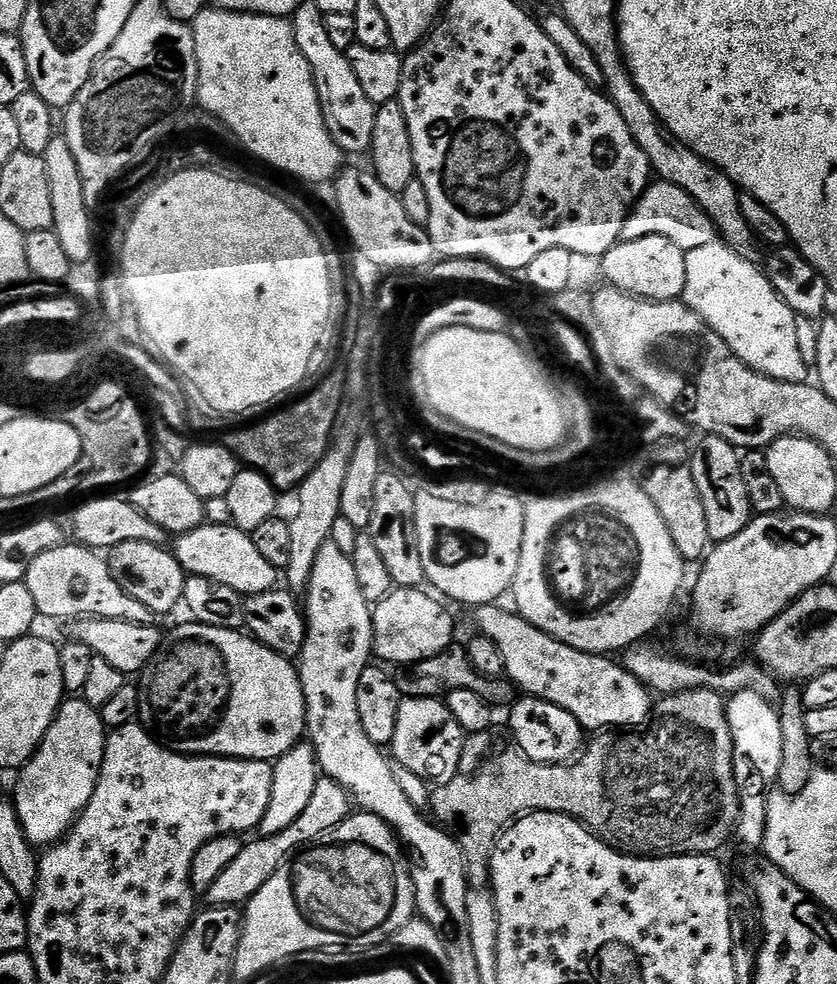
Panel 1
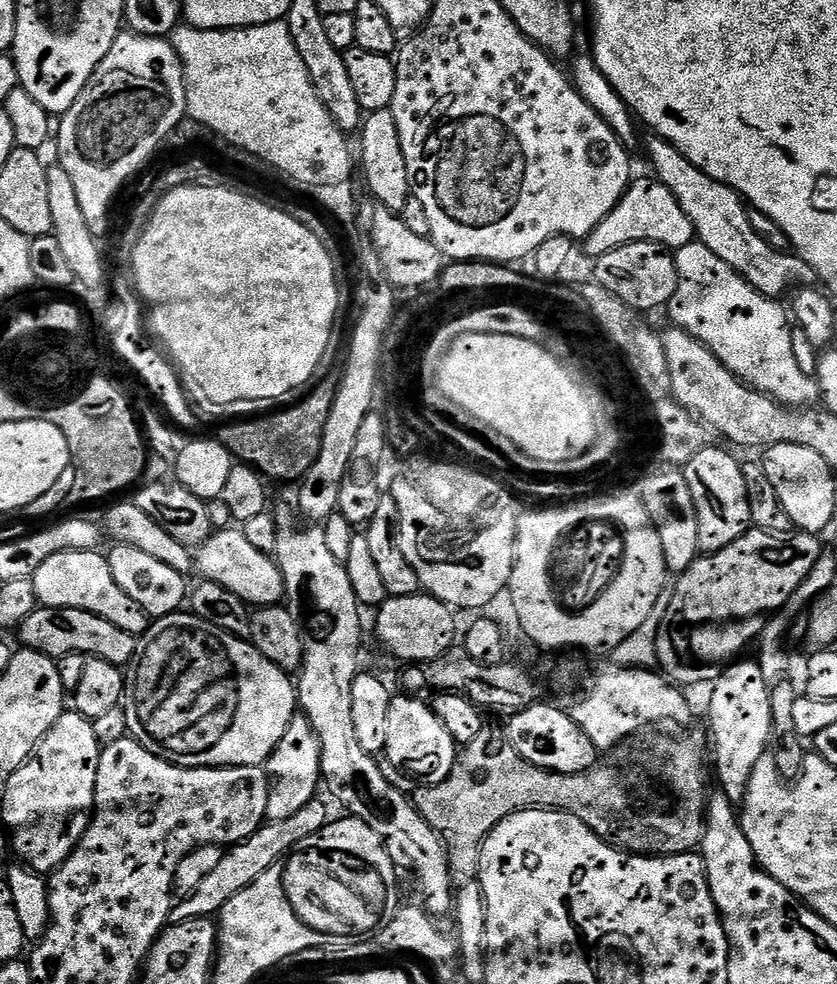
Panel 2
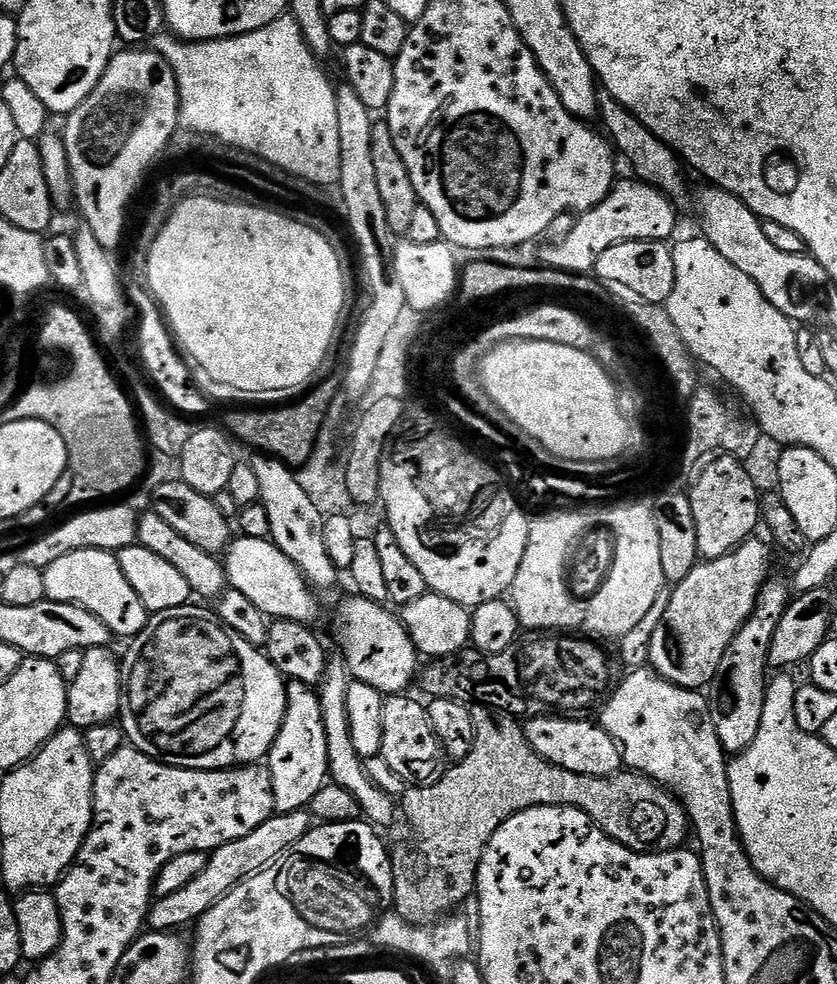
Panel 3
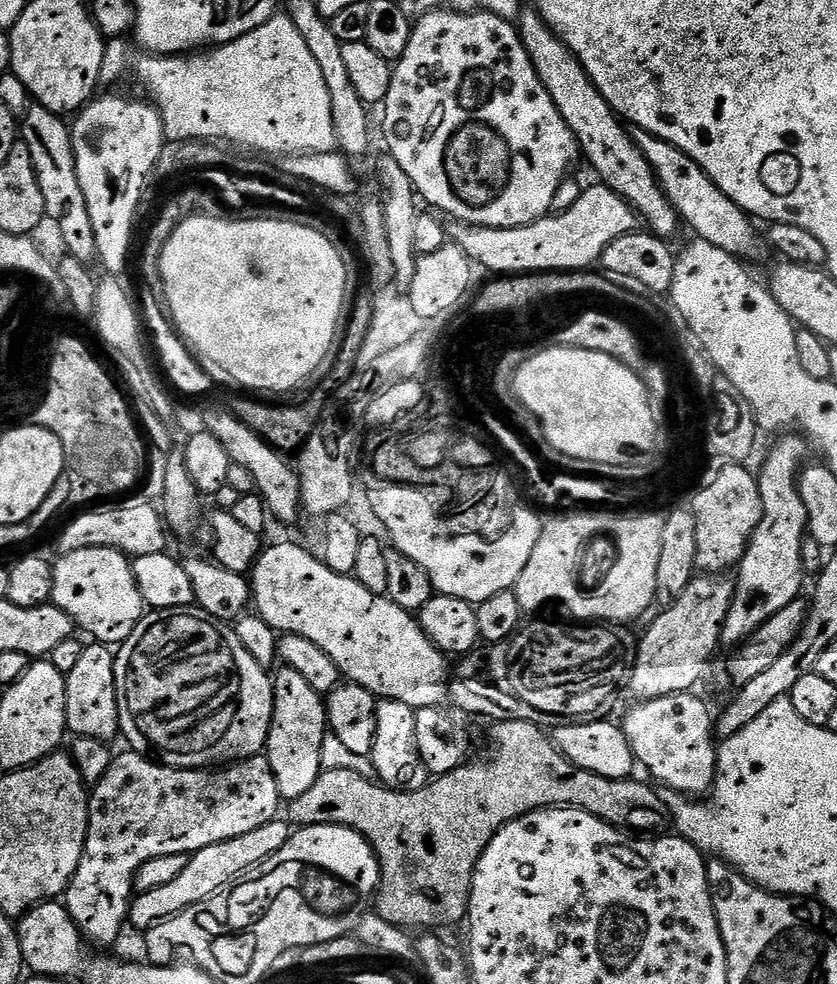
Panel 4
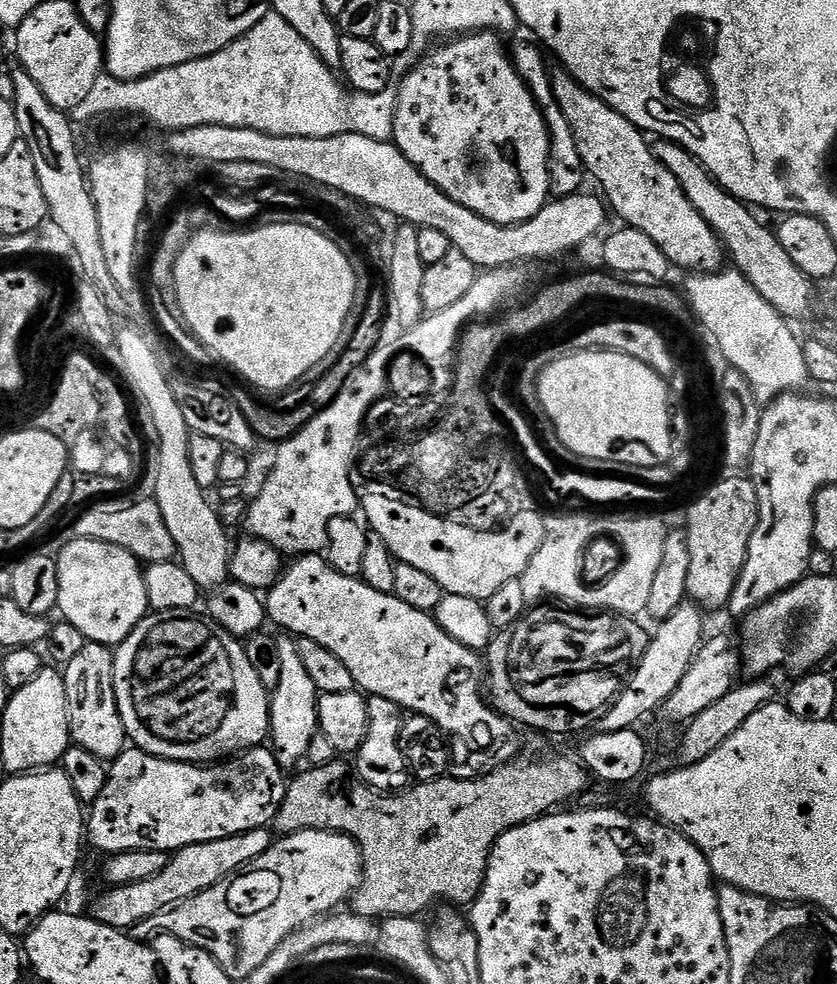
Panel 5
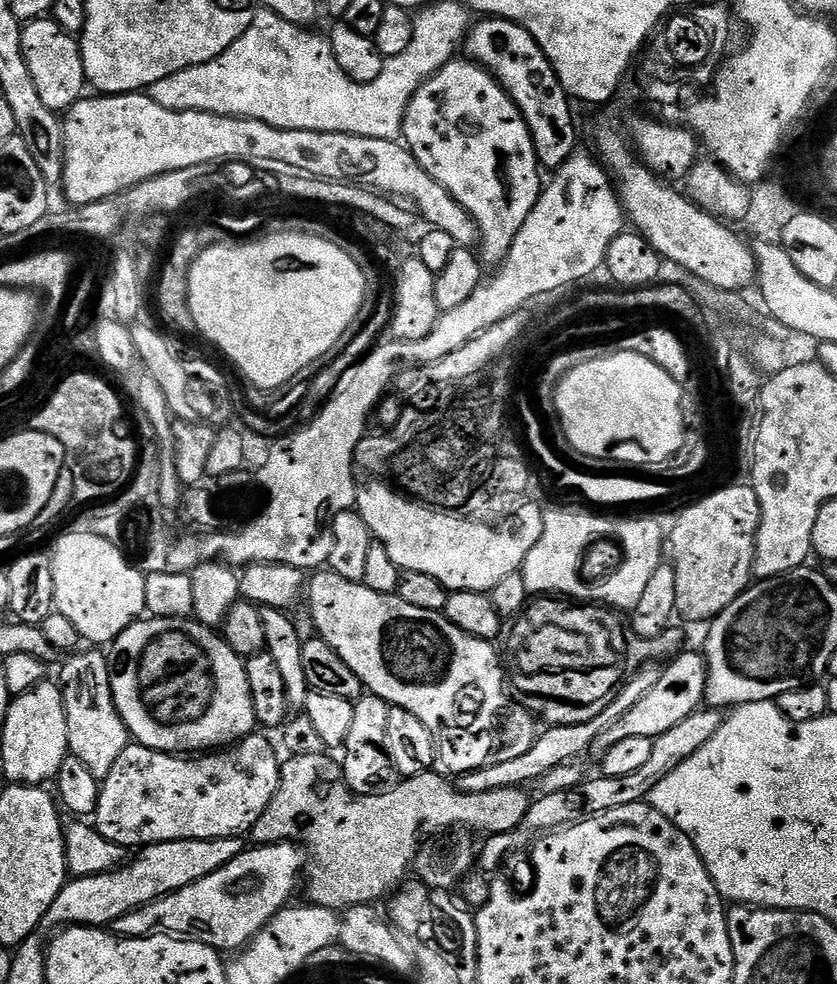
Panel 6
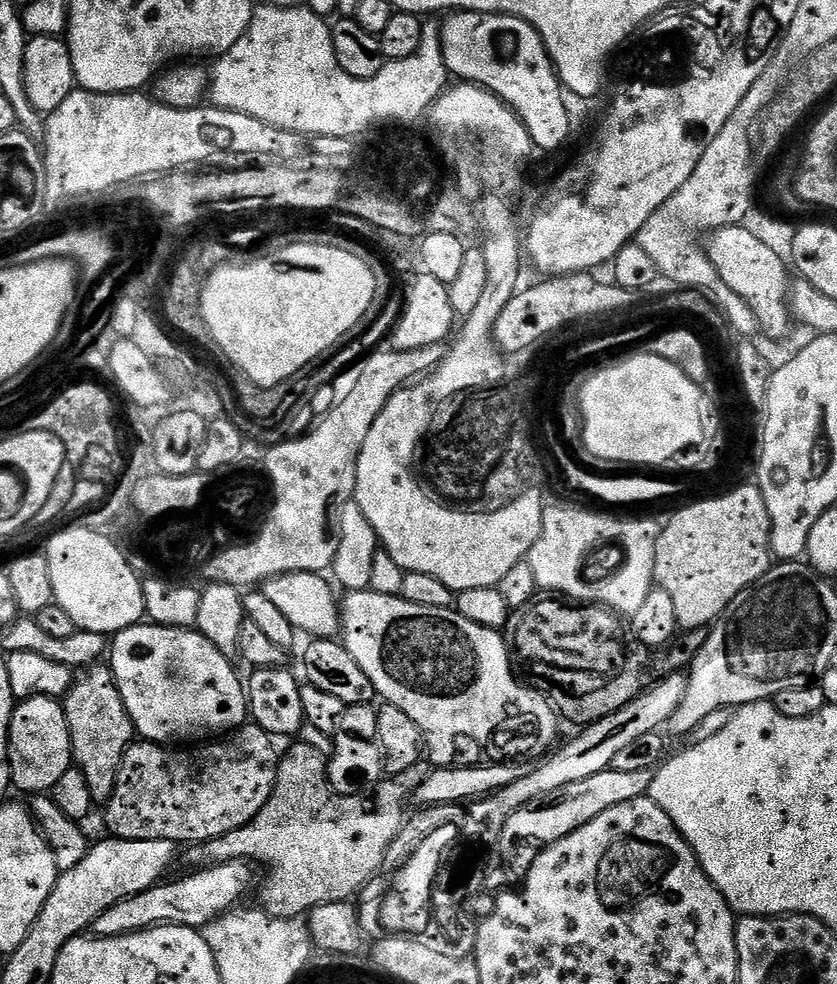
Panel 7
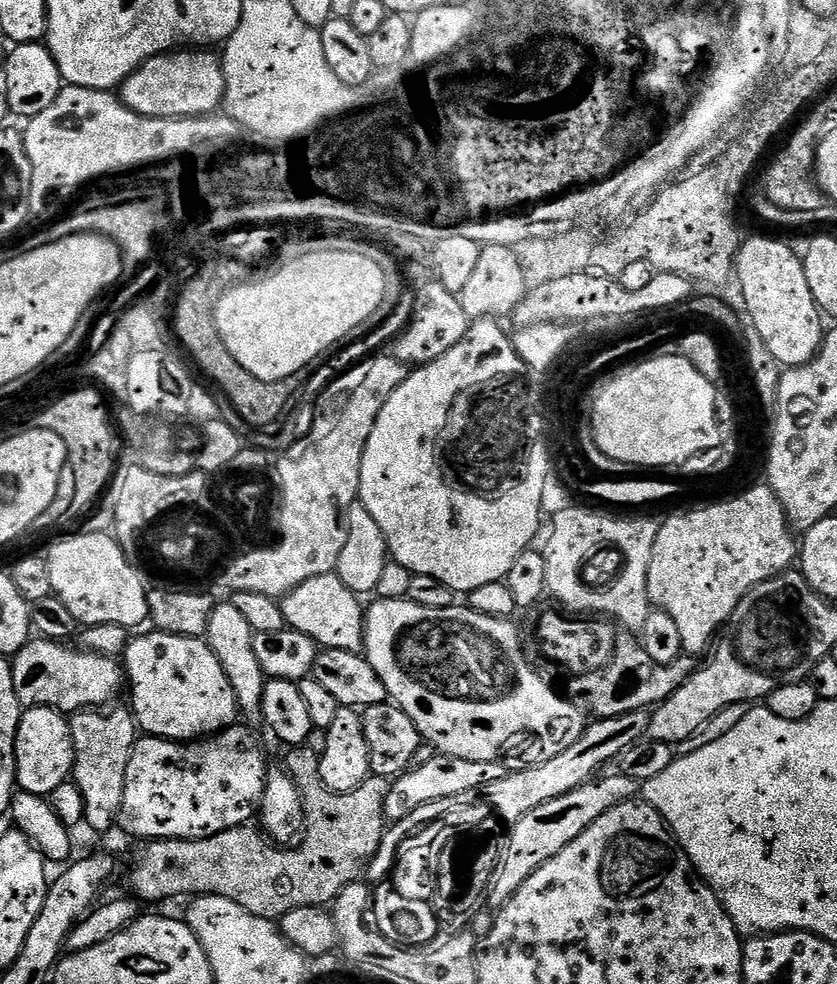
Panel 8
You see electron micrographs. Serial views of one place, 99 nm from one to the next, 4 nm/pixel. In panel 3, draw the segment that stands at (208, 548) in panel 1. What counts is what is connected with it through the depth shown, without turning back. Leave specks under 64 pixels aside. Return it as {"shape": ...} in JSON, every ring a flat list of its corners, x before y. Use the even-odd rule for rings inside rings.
{"shape":[[240,536,229,543,222,559,230,587,246,594,246,598,250,598,250,602,254,602,254,606,258,606,258,610,262,610,272,620,293,620,299,624,308,624,319,614,320,604,316,601,318,596,312,585,271,539]]}

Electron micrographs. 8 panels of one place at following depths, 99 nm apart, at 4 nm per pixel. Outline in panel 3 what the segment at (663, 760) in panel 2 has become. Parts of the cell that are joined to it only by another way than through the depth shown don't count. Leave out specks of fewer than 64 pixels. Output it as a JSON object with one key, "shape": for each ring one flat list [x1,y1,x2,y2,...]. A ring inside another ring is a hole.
{"shape":[[473,703,471,705,472,717,474,718,474,750,466,754,466,758,455,761,445,771,444,775,434,783,427,786,412,786,407,789,408,793,402,800,402,816,408,819,408,824,412,827,412,832,418,839,424,840,417,846,416,852,412,848,400,848,391,853,392,857,392,895,394,897,394,912,406,922,411,924,435,924,437,920,449,915,453,910,459,909,476,891,476,875,480,869,480,859,494,834,505,824,515,812,525,812,531,808,577,808,582,810,590,819,597,824,602,831,612,840,618,841,622,846,626,846,635,852,670,852,681,847,684,839,690,836,690,821,687,812,680,804,679,800,664,787,663,784,656,783,649,776,643,775,635,770,621,770,612,776,583,776,574,774,562,766,554,766,550,761,544,760,530,746,530,742,524,733,524,724,517,717,511,716,509,712,501,712,498,708,490,708,487,704]]}

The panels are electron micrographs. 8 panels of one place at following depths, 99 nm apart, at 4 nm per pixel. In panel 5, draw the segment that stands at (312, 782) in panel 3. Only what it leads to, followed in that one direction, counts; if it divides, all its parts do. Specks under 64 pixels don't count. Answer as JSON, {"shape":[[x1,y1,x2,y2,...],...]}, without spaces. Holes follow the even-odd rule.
{"shape":[[292,638,277,639,278,659,282,662,282,678,278,678,278,686,270,694,270,744,279,753,280,763,289,766,300,760,308,752,312,739,318,736,318,702,320,696,302,666,302,658,298,654,296,640]]}

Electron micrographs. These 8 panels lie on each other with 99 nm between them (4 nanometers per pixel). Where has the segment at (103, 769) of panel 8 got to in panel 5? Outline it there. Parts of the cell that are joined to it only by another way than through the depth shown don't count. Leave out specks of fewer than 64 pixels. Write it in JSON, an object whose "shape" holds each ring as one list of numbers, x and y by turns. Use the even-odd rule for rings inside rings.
{"shape":[[89,642,86,646,82,646,82,650,74,657,74,662,63,665,62,668,64,685,66,686,66,710,72,731,72,744,82,750,90,750,90,754,94,754,99,760,105,762,115,760,126,748,124,723,122,722,122,714,118,714,118,698,114,694,113,655,113,649,109,645]]}

